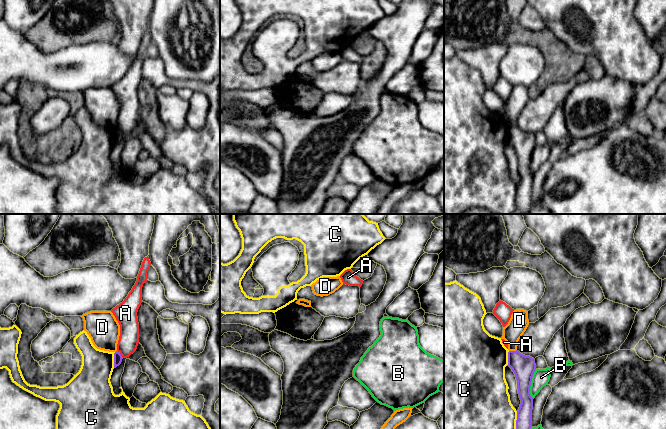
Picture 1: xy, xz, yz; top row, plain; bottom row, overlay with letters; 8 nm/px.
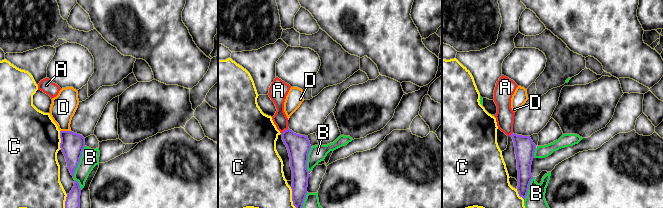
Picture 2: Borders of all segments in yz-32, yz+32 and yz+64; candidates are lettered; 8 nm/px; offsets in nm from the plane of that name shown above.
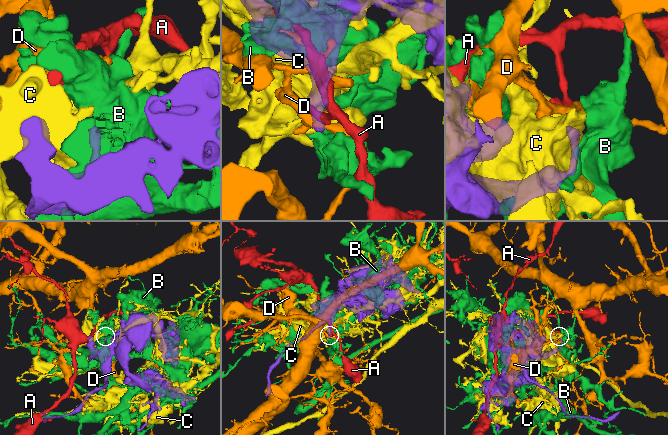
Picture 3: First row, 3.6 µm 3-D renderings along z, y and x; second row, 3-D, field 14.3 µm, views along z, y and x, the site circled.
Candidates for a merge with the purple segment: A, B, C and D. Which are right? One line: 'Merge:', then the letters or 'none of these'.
Merge: none of these

